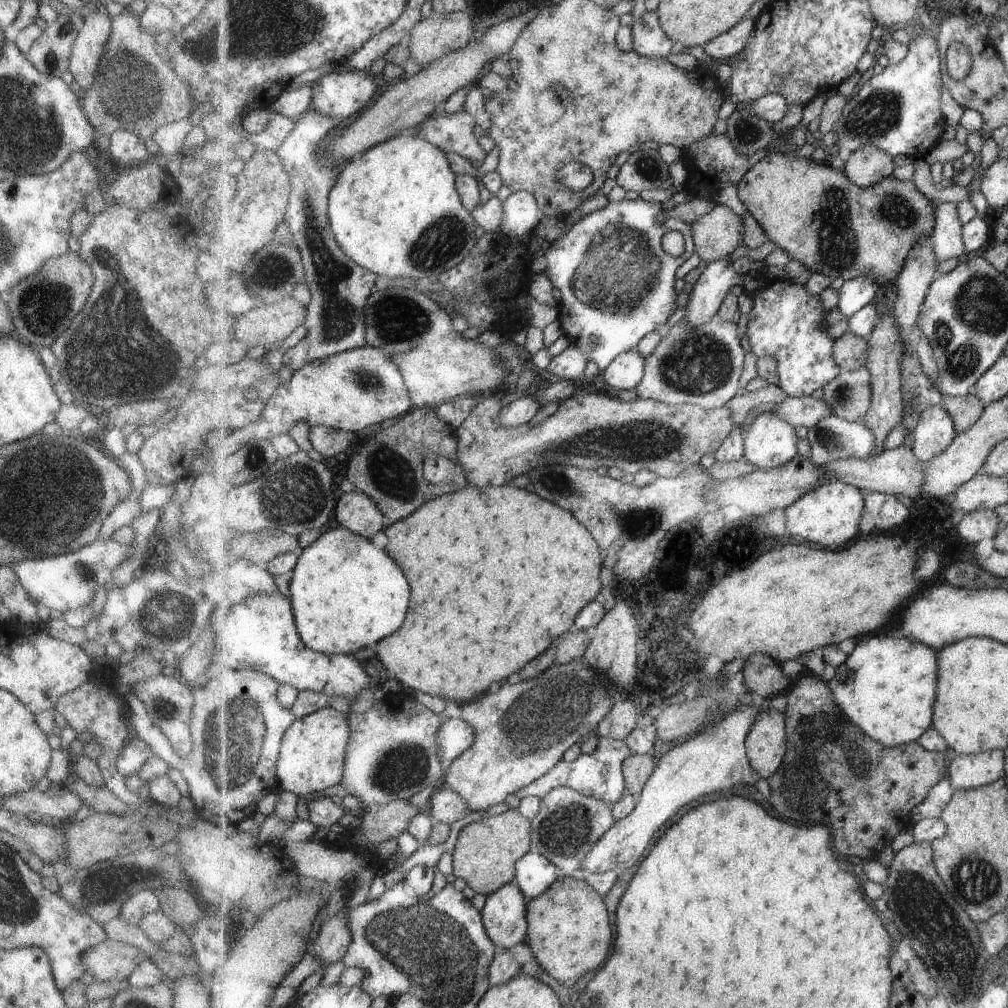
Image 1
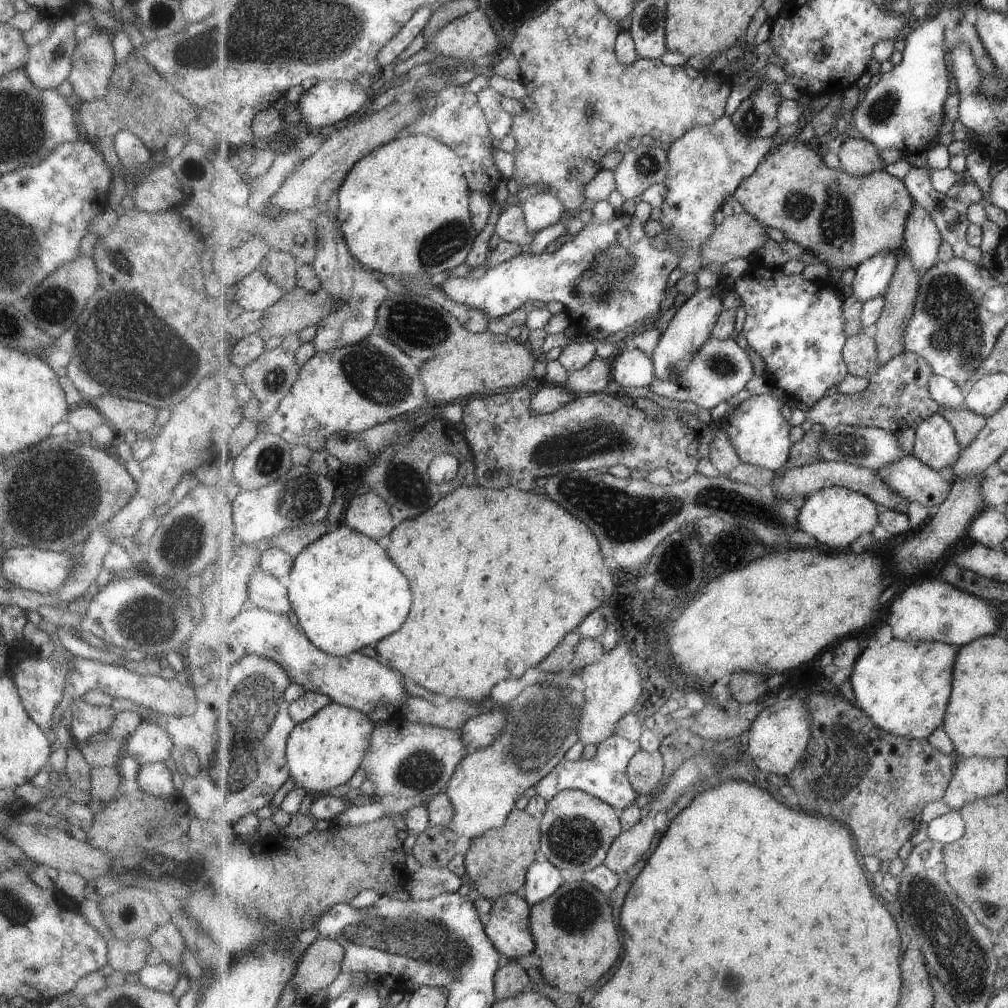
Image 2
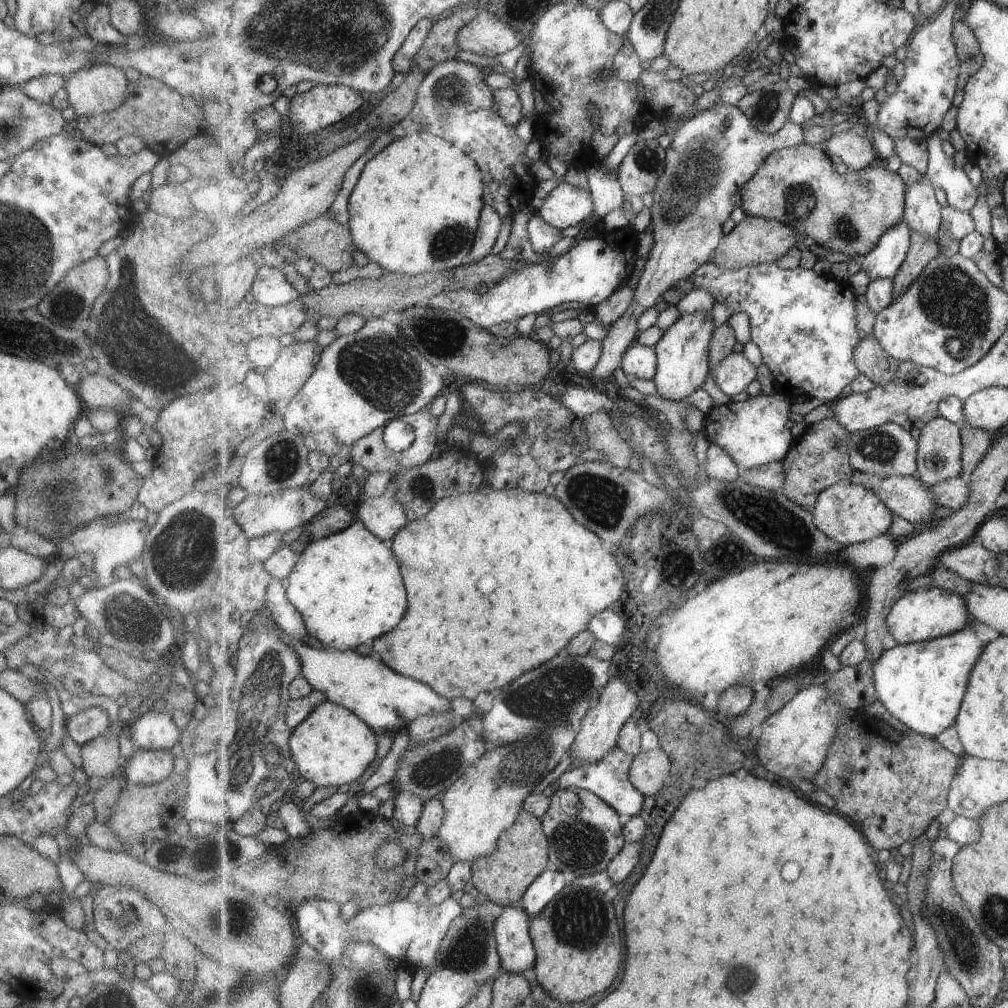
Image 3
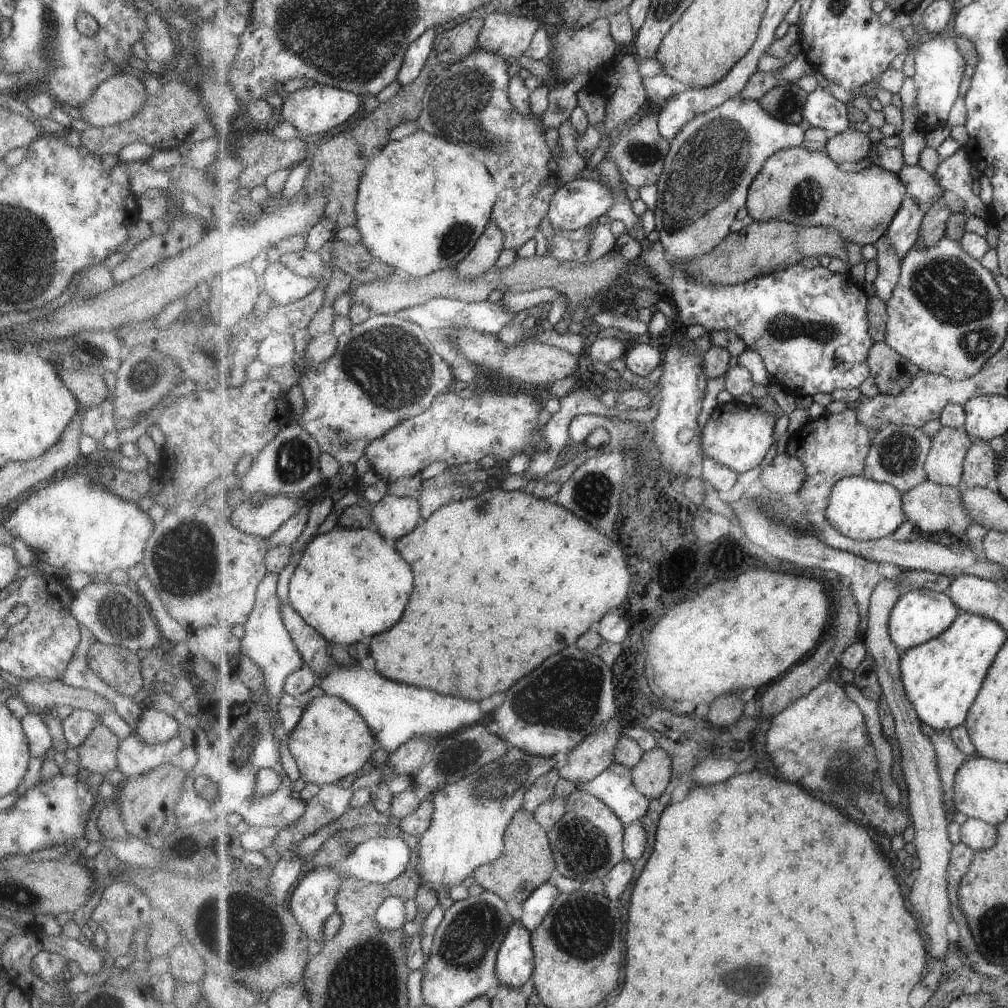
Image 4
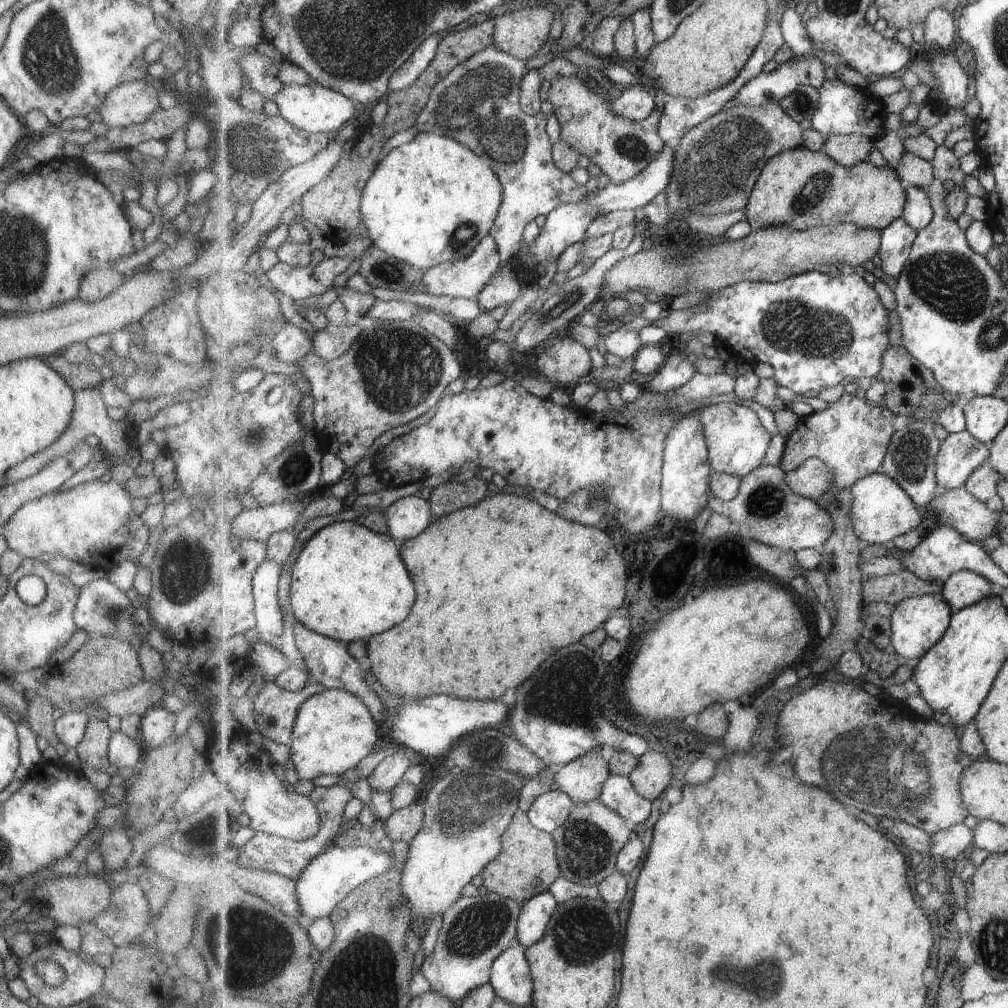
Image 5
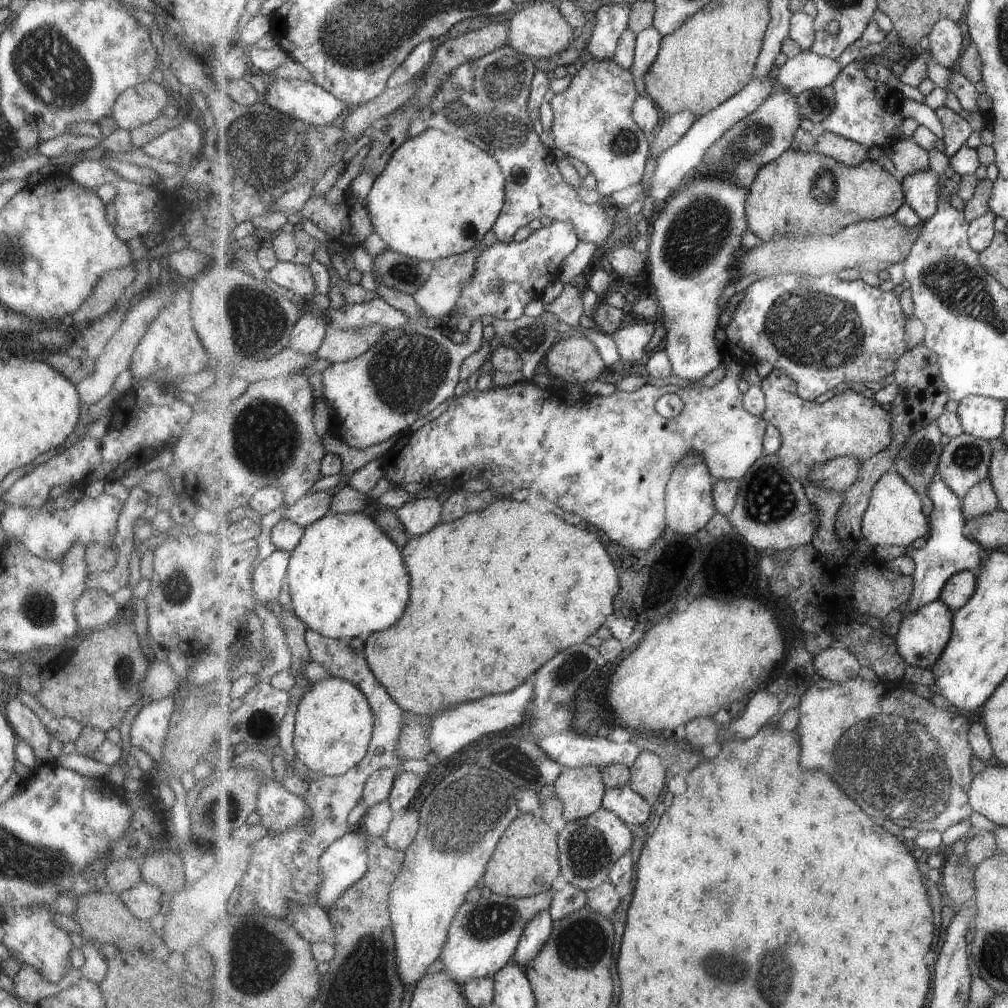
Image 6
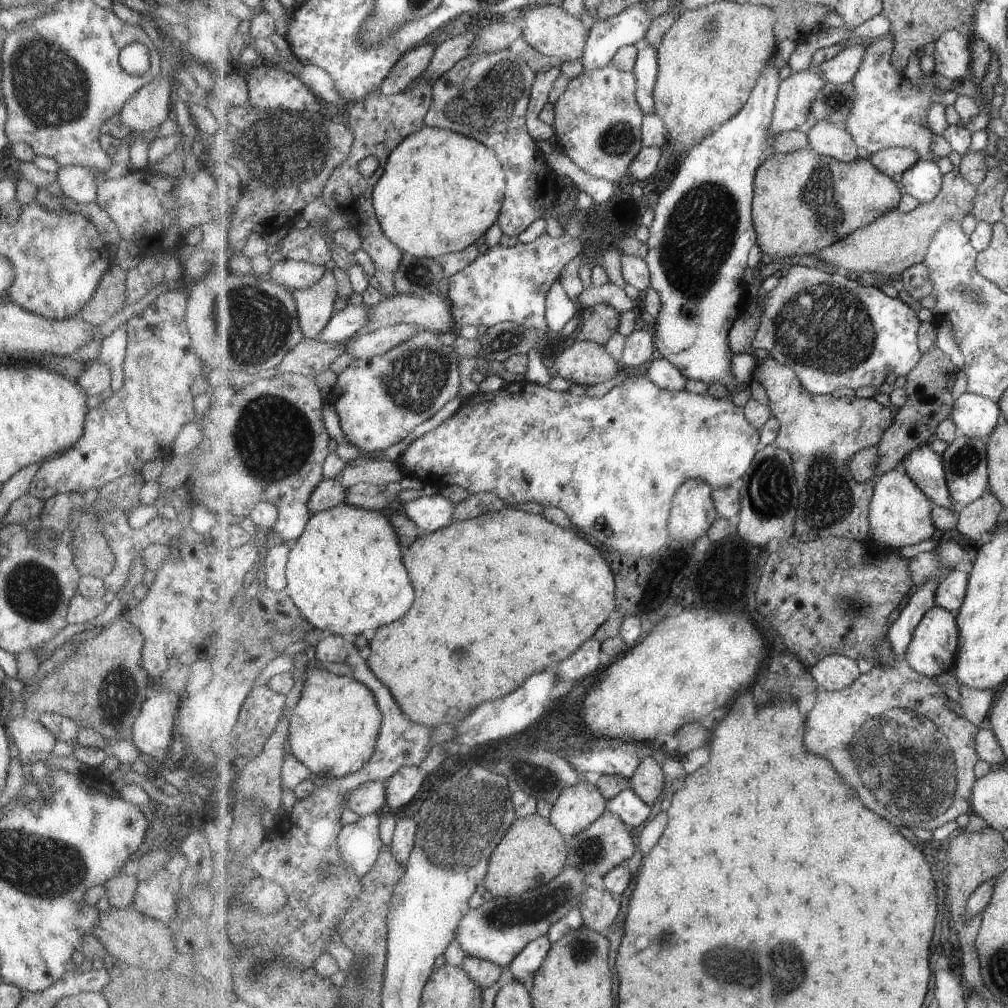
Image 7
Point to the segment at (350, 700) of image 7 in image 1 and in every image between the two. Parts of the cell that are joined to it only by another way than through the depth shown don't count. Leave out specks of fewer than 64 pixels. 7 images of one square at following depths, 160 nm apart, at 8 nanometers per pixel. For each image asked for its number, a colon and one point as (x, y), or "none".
1: (313, 754)
2: (323, 752)
3: (333, 747)
4: (333, 740)
5: (334, 731)
6: (335, 721)

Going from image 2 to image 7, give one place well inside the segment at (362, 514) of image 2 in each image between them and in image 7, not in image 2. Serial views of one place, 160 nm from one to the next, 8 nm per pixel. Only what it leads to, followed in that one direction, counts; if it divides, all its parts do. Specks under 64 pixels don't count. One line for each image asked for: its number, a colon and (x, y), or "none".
3: (384, 516)
4: (394, 517)
5: (408, 517)
6: (420, 516)
7: (432, 512)

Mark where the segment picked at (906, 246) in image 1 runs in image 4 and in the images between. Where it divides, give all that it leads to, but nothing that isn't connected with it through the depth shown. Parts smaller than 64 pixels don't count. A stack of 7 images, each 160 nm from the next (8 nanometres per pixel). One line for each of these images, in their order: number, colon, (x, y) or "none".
2: (844, 216)
3: (849, 213)
4: (807, 188)

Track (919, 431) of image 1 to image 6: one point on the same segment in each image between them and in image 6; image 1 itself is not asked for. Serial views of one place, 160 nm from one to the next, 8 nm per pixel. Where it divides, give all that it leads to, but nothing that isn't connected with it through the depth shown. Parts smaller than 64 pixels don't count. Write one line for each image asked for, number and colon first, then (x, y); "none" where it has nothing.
2: (937, 445)
3: (940, 450)
4: (945, 465)
5: (961, 454)
6: (965, 461)

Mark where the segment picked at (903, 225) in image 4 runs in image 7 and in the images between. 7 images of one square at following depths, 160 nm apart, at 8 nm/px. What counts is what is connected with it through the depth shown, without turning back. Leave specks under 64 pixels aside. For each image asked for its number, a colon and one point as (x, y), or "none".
5: (919, 212)
6: (922, 189)
7: (924, 180)

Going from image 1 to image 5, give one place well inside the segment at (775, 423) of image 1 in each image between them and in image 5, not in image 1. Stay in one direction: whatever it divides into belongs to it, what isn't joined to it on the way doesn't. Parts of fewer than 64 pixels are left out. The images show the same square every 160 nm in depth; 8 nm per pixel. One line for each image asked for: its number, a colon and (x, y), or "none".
2: (757, 427)
3: (754, 432)
4: (739, 436)
5: (737, 442)

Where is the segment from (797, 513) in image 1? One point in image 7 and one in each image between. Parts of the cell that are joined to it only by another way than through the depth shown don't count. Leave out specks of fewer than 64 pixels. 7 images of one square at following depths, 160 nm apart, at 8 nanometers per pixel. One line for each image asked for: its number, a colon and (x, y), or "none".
2: (836, 516)
3: (847, 512)
4: (864, 509)
5: (883, 510)
6: (896, 516)
7: (901, 513)

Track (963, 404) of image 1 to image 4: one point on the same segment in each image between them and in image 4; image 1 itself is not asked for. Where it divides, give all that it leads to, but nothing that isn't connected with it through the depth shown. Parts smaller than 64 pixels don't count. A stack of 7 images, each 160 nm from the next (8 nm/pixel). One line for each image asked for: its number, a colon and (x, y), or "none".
2: (967, 424)
3: (977, 443)
4: (981, 466)

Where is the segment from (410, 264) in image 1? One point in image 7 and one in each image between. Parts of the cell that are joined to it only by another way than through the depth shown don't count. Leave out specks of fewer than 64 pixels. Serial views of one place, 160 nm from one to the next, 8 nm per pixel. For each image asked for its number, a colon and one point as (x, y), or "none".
2: (405, 210)
3: (415, 208)
4: (424, 202)
5: (434, 199)
6: (440, 195)
7: (441, 191)

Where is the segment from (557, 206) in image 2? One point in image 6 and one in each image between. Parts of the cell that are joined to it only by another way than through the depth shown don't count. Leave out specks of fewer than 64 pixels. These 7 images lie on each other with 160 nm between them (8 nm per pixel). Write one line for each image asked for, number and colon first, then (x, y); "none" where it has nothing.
3: (566, 205)
4: (579, 203)
5: (566, 225)
6: (508, 275)

